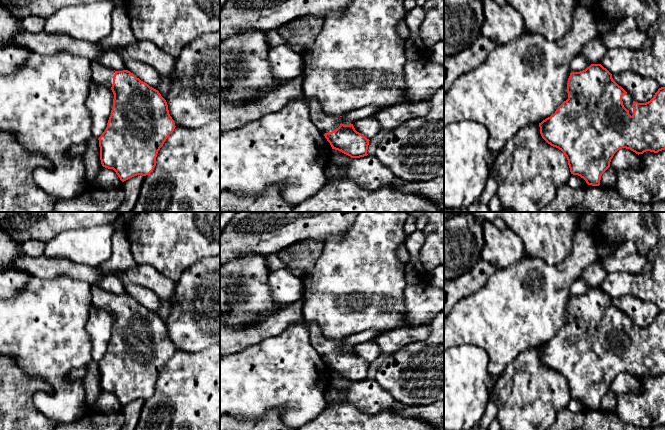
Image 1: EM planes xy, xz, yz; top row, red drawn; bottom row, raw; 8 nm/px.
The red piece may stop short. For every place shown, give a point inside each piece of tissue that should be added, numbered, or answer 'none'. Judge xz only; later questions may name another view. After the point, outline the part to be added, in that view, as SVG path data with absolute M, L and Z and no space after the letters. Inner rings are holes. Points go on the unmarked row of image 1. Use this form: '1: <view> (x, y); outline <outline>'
1: xz (232, 339); outline M303 298L288 304L257 323L244 327L229 327L226 317L220 316L220 358L277 336L293 323L303 324L310 334L311 345L323 358L340 350L342 341L325 339L316 322L308 322L303 315Z

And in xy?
1: xy (102, 299); outline M92 285L91 287L91 296L92 296L92 305L98 308L107 310L109 312L112 311L113 308L113 300L115 295L99 288L96 285Z

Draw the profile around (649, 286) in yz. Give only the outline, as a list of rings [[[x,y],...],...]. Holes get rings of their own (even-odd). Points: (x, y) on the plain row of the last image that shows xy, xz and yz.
[[[665,242],[659,245],[651,270],[639,274],[610,273],[600,288],[612,299],[630,294],[655,304],[660,312],[665,311]]]

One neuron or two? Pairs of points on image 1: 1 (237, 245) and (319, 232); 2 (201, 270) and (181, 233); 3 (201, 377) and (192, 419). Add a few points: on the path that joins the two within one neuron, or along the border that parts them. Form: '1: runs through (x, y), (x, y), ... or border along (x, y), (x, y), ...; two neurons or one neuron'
1: runs through (257, 237), (277, 231), (299, 231); one neuron
2: border along (209, 256), (200, 258), (189, 265), (180, 277); two neurons
3: runs through (201, 387), (201, 403), (195, 409); one neuron

